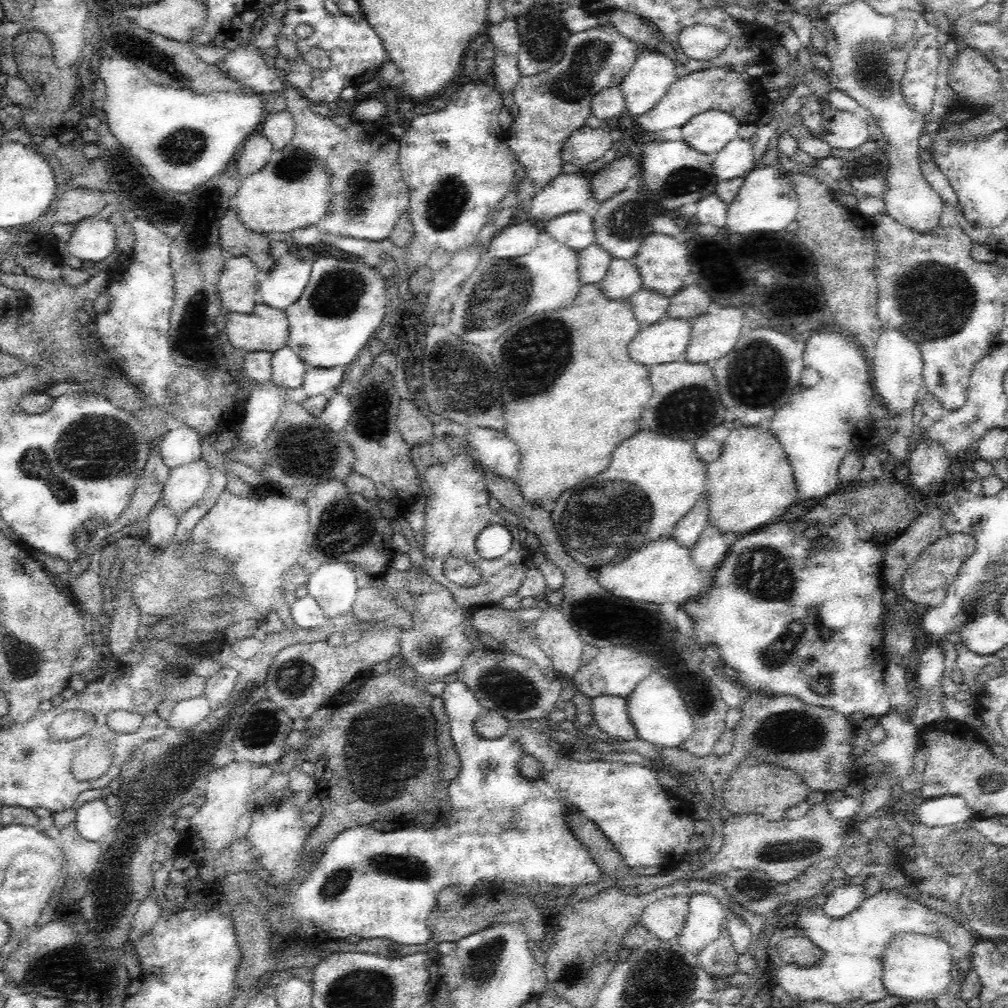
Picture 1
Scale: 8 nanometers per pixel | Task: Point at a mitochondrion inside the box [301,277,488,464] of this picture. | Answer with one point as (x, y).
(375, 424)

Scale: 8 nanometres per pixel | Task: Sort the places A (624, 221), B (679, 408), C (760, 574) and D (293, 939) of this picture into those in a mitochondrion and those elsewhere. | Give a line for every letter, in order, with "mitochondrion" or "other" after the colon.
A: mitochondrion
B: mitochondrion
C: mitochondrion
D: other

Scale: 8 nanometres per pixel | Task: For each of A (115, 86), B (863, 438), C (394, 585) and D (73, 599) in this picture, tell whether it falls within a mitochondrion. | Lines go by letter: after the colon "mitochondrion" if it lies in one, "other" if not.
A: other
B: other
C: other
D: other

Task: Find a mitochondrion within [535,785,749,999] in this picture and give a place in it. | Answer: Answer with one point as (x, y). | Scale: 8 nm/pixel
(574, 973)

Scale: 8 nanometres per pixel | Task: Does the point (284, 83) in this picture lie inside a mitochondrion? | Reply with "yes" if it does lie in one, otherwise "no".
no

